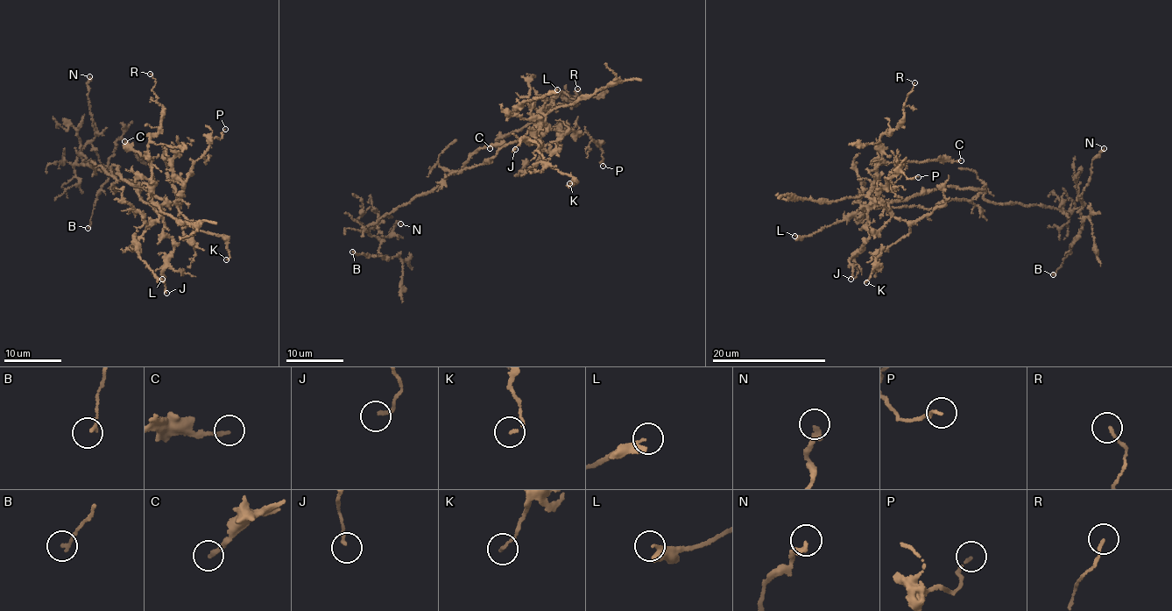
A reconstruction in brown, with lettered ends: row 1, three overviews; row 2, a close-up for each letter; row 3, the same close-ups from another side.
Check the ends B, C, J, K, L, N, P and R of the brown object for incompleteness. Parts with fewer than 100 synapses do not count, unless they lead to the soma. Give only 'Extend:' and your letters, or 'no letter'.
Extend: no letter

